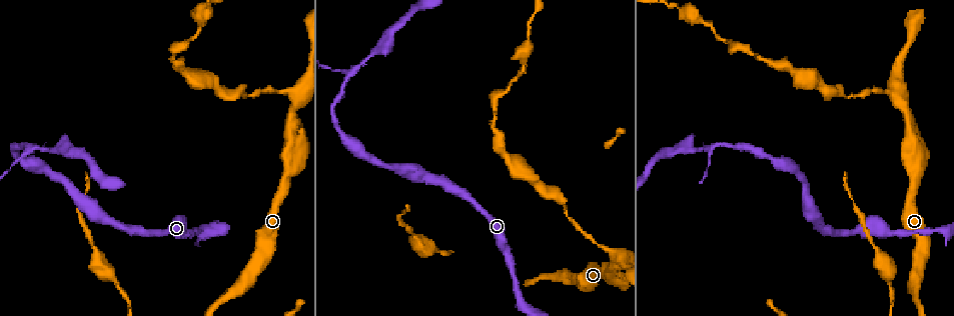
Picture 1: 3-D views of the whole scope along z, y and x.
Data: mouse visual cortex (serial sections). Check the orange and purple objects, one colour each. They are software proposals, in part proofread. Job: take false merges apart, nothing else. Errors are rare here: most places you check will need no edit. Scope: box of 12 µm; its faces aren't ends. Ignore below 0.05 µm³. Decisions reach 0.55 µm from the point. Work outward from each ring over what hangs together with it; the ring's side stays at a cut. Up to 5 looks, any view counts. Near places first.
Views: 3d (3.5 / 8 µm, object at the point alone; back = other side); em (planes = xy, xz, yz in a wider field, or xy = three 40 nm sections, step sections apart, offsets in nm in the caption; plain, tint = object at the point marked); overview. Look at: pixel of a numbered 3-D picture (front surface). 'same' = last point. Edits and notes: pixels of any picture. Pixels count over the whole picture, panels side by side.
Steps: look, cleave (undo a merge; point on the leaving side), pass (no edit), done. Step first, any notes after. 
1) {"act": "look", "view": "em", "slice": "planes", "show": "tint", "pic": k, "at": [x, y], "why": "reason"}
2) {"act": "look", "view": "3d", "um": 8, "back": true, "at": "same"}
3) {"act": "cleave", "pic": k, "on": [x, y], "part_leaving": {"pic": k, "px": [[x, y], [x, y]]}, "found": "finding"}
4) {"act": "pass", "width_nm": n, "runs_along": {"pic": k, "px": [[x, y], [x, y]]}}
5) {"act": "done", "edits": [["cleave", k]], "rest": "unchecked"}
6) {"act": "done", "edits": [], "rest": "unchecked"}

{"act": "look", "view": "3d", "um": 8, "pic": 1, "at": [292, 164], "why": "branch point"}

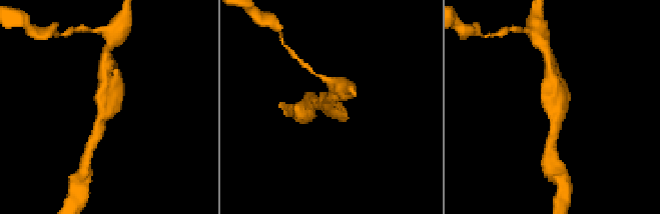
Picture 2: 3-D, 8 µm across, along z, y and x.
{"act": "look", "view": "em", "slice": "planes", "show": "tint", "pic": 2, "at": [555, 108]}

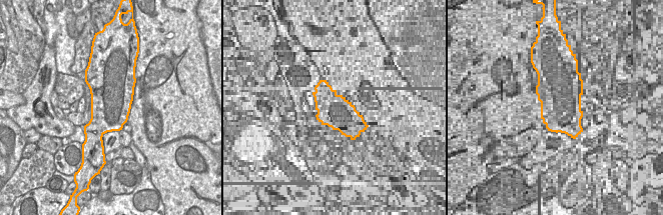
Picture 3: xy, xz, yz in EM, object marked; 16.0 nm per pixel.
{"act": "pass", "runs_along": {"pic": 2, "px": [[99, 130], [107, 109], [103, 74]]}, "found": "continuous, no second cell"}

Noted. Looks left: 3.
{"act": "look", "view": "3d", "um": 8, "pic": 1, "at": [297, 97]}

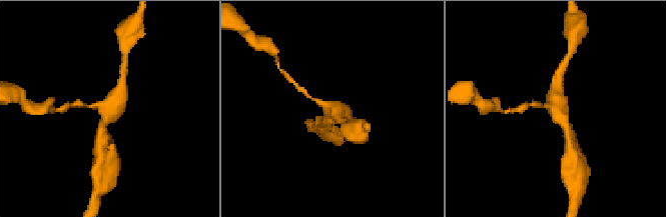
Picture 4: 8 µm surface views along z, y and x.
{"act": "look", "view": "em", "slice": "xy", "step": 5, "show": "tint", "pic": 4, "at": [555, 112], "arms": 3, "arm_widths_nm": [200, 250, 500]}

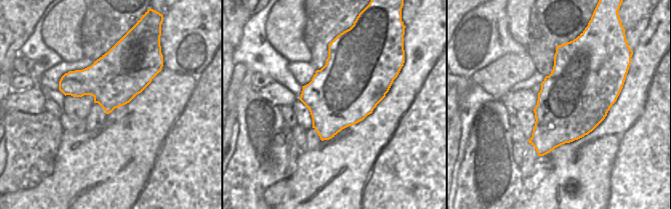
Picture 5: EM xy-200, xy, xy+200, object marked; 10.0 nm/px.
{"act": "pass", "width_nm": 650, "runs_along": {"pic": 4, "px": [[568, 137], [553, 107], [542, 106]]}, "found": "one cell here"}

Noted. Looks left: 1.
{"act": "done", "edits": [], "rest": "unchecked"}

